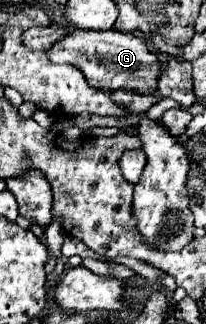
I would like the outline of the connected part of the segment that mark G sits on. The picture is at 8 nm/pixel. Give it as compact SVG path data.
M73 29L47 53L53 63L69 63L81 69L89 85L93 85L95 89L105 89L105 91L127 89L145 95L153 95L157 91L157 77L161 75L161 63L157 55L151 53L147 43L131 33L119 33L115 29L109 31Z

